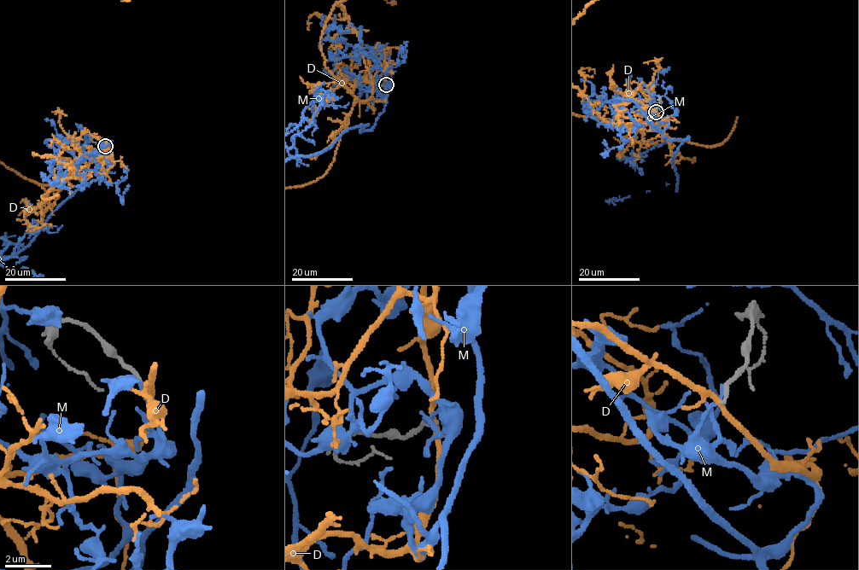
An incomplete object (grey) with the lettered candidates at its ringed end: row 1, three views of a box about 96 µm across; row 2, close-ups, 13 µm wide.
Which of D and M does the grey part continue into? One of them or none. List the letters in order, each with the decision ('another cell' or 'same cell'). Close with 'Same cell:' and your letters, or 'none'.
D: another cell
M: another cell
Same cell: none

